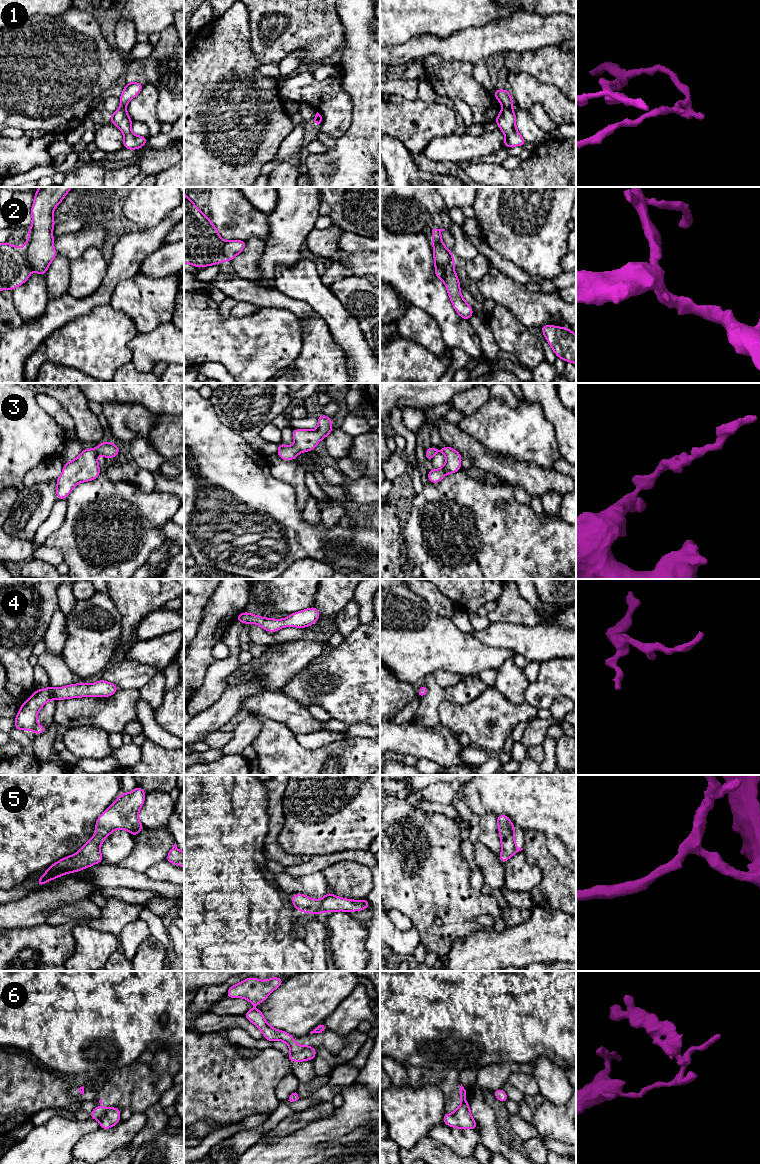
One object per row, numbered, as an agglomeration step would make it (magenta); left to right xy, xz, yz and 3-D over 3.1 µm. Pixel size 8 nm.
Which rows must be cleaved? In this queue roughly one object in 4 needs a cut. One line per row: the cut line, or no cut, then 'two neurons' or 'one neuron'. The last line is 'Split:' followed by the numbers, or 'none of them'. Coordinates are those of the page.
1: cut yz (511, 106), (503, 108); two neurons
2: cut xy (22, 248), (32, 269); two neurons
3: cut none; one neuron
4: cut none; one neuron
5: cut none; one neuron
6: cut xz (309, 1046), (291, 1053); two neurons
Split: 1, 2, 6

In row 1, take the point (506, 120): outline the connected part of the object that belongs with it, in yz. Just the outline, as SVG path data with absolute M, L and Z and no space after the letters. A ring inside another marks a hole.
M512 107L503 108L494 121L505 135L505 149L526 145L527 142L516 129L516 116Z

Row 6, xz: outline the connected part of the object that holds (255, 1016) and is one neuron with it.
M251 1009L244 1014L244 1017L252 1022L255 1026L257 1026L263 1033L263 1038L267 1039L268 1041L277 1041L281 1040L285 1042L289 1048L291 1053L298 1053L308 1047L309 1045L296 1045L295 1039L293 1035L281 1031L275 1028L272 1028L265 1020L263 1013L257 1009Z

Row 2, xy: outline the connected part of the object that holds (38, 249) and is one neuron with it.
M39 187L35 193L31 208L32 225L23 251L31 269L39 275L46 274L49 264L57 256L53 247L53 211L72 188Z

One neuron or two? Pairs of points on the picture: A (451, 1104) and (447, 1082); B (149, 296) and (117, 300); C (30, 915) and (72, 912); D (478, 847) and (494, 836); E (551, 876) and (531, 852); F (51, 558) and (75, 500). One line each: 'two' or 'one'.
A: one
B: one
C: two
D: two
E: one
F: two

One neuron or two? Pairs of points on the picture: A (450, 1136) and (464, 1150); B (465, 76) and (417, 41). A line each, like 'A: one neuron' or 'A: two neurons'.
A: one neuron
B: two neurons

